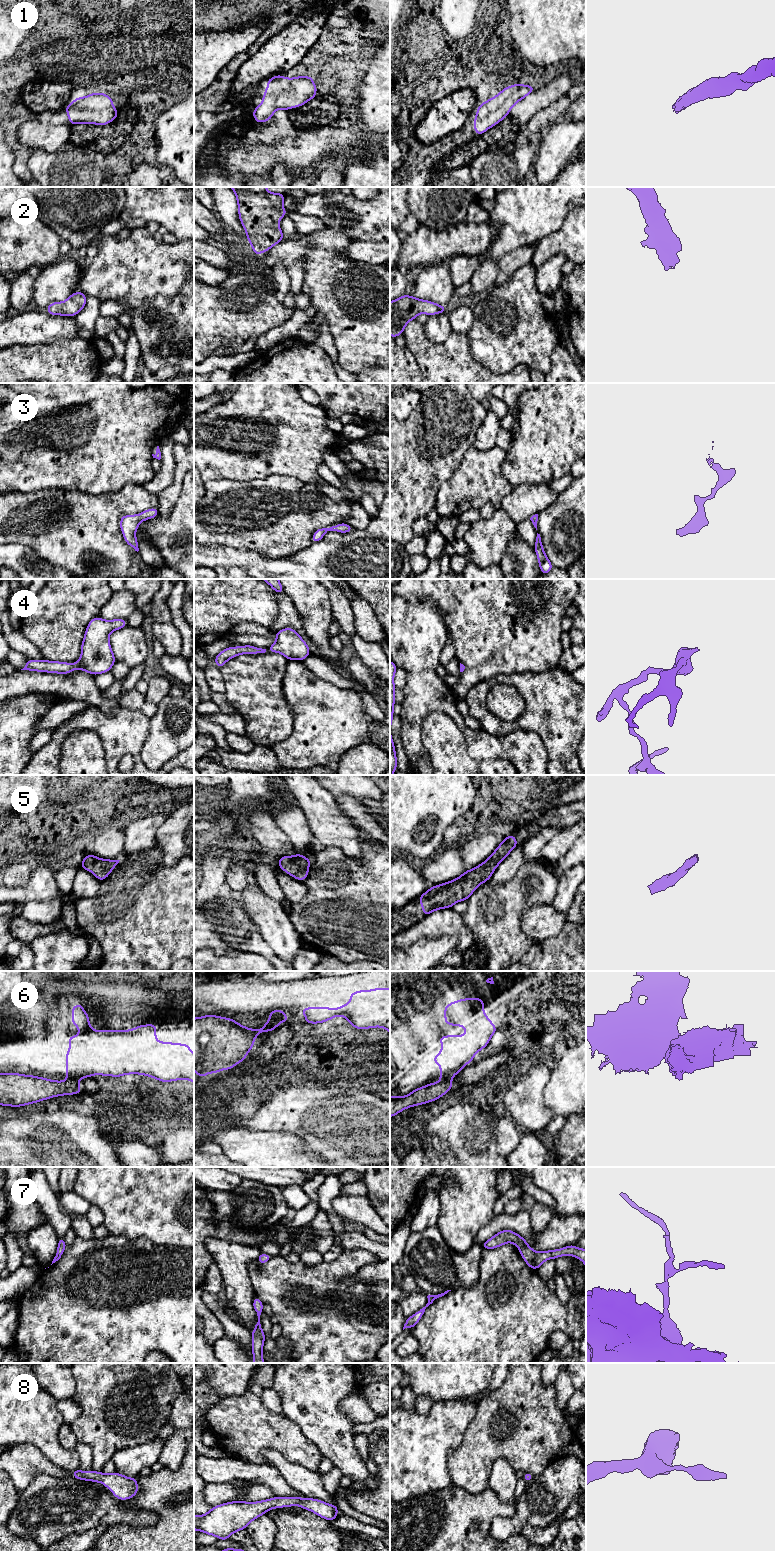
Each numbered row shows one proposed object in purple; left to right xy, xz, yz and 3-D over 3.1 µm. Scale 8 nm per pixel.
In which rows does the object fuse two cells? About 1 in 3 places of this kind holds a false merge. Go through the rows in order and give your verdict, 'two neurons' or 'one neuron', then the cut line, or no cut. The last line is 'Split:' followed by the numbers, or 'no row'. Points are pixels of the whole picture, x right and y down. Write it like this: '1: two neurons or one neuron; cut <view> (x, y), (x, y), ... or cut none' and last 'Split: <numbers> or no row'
1: one neuron; cut none
2: one neuron; cut none
3: one neuron; cut none
4: one neuron; cut none
5: one neuron; cut none
6: two neurons; cut yz (450, 1078), (441, 1080)
7: one neuron; cut none
8: one neuron; cut none
Split: 6

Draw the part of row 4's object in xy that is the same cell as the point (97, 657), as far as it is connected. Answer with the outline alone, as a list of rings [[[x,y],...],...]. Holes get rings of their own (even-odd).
[[[95,617],[85,631],[81,658],[73,665],[67,662],[28,659],[21,670],[68,674],[74,669],[80,669],[93,675],[108,672],[116,662],[109,643],[109,634],[127,625],[125,619],[107,621]]]

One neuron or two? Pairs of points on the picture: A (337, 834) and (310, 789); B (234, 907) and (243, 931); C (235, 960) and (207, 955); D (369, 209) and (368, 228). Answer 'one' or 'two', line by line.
A: one
B: one
C: one
D: one

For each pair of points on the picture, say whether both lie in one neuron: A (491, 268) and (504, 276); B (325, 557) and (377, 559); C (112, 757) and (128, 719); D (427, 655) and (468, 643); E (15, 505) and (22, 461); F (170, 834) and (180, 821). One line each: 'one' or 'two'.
A: two
B: one
C: one
D: two
E: two
F: one

